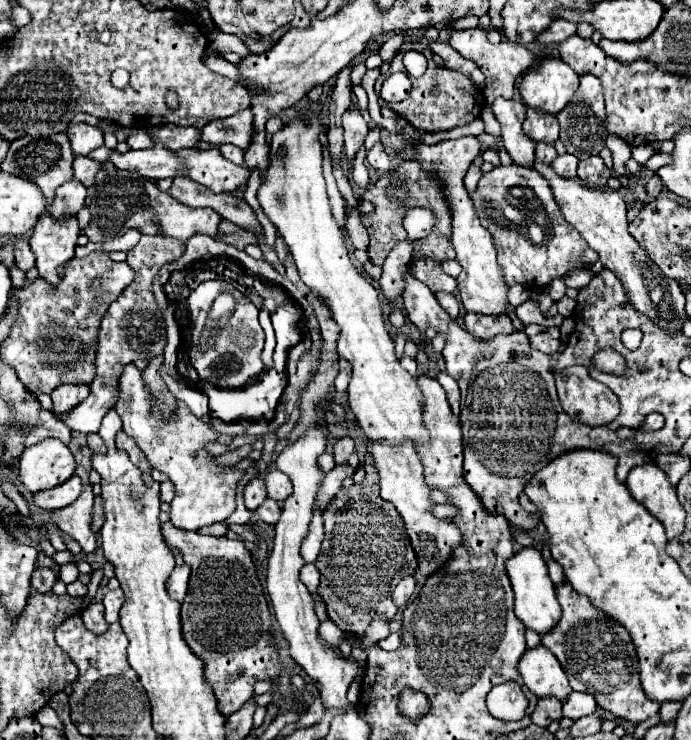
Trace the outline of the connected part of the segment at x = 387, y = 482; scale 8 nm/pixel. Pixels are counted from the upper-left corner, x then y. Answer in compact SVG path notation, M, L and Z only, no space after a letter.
M369 440L367 450L373 456L373 464L379 474L381 496L387 502L391 502L397 508L397 512L403 516L407 534L411 538L411 544L413 544L417 560L419 560L419 574L427 578L435 570L439 570L441 564L447 562L453 546L461 544L461 532L453 522L449 522L445 518L435 518L429 512L429 508L433 504L429 502L429 486L423 480L423 464L415 452L415 446L409 444L409 440L405 440L405 444L399 444L399 446L377 444L377 442Z

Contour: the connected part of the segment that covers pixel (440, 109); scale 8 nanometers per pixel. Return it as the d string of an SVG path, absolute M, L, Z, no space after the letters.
M431 62L427 72L421 78L411 78L411 82L413 82L413 88L409 98L403 102L389 104L389 108L395 110L401 118L405 118L409 124L413 124L419 130L425 130L425 132L451 130L455 126L469 124L481 114L481 92L461 72L443 68Z

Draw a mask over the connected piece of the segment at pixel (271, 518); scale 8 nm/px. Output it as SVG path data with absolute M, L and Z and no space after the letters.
M267 498L267 500L257 508L257 516L259 516L259 520L263 520L265 524L277 524L277 520L279 520L279 516L281 516L281 508L279 508L279 504L277 504L275 500Z

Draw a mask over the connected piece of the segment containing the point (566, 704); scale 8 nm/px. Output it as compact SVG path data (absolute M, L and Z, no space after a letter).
M571 692L565 700L563 700L563 716L579 720L587 714L593 714L597 708L595 700L591 694L583 694L583 692Z

